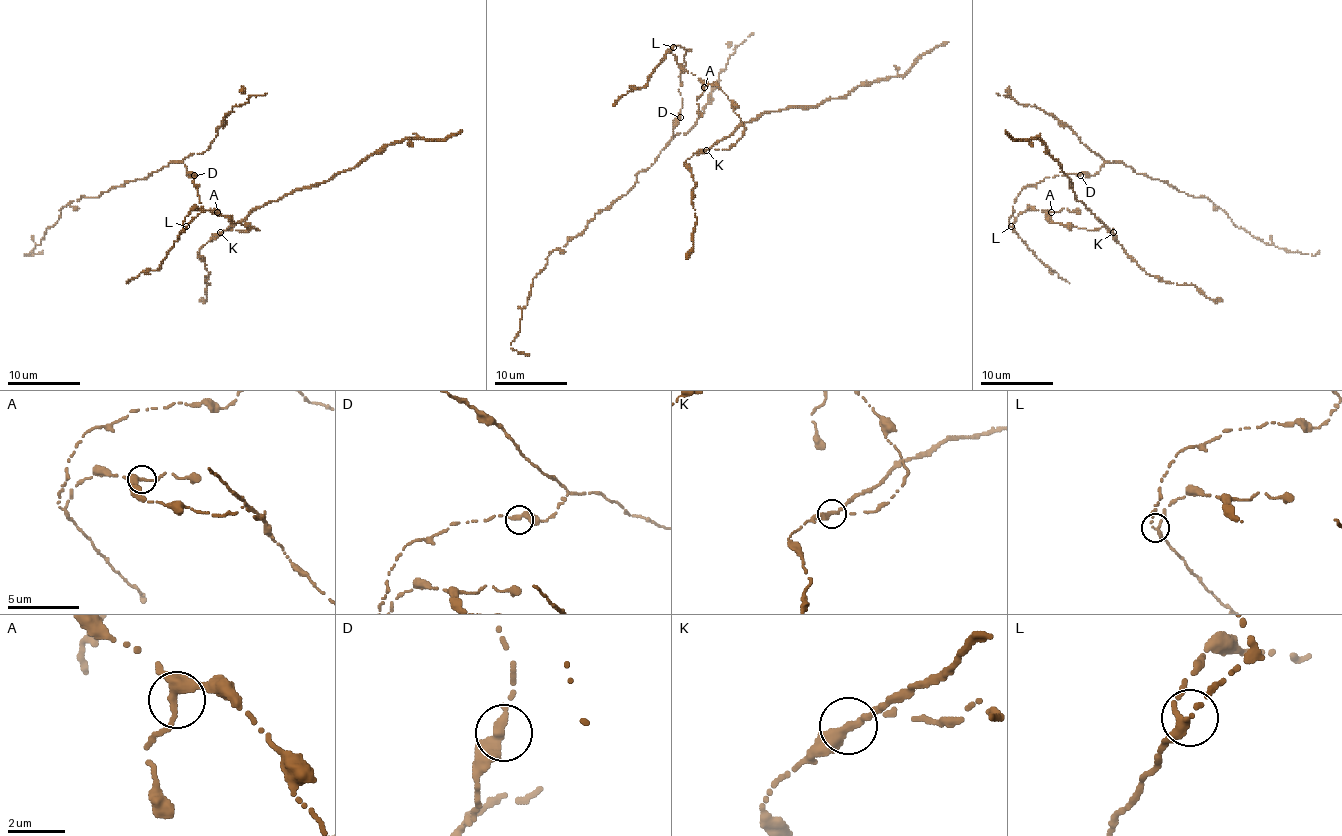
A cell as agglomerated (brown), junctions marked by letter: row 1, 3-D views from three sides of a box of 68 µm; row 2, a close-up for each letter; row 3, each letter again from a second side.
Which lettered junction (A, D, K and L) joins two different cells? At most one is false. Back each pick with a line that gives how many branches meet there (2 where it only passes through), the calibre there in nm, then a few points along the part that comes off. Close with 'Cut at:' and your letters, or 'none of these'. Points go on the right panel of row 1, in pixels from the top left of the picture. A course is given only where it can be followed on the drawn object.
K: branches 3; calibre 280 nm; course (1113, 232), (1076, 199), (1071, 181), (1040, 139), (1014, 139), (1005, 130)
Cut at: K

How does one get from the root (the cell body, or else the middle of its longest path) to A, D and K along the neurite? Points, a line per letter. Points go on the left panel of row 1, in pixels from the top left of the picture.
A: (185, 226), (185, 217), (192, 210), (217, 212)
D: (185, 226), (201, 212), (199, 186), (194, 183), (192, 177), (194, 175)
K: (185, 226), (185, 217), (192, 210), (214, 210), (258, 230), (252, 226), (243, 232), (219, 232)

